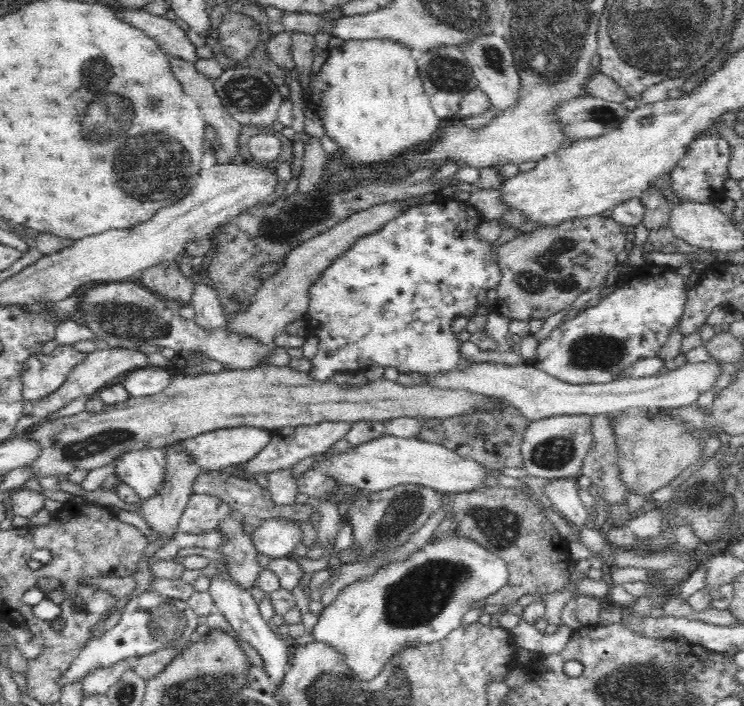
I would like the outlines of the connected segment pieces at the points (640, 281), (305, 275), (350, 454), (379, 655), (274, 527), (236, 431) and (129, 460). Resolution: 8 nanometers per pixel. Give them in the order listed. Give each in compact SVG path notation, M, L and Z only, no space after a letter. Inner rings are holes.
M643 264L618 280L616 288L603 299L582 309L576 317L562 321L538 346L530 364L548 374L572 384L600 384L615 380L623 366L644 358L656 358L676 332L688 306L688 276L676 267Z
M422 196L418 198L402 198L402 200L386 200L380 204L374 204L370 208L362 209L352 213L346 220L340 221L328 232L323 232L298 248L294 248L288 258L284 260L281 267L272 273L258 294L250 300L250 312L236 316L228 320L225 326L238 329L242 334L261 338L265 344L273 344L276 335L285 330L285 326L298 319L306 319L310 300L312 300L312 288L322 280L322 276L334 266L334 262L342 260L358 240L378 234L384 230L392 220L400 218L402 214L410 211L413 207L422 203Z
M386 436L384 438L371 440L370 442L345 448L343 451L328 451L317 455L309 467L314 473L319 472L322 476L334 482L340 488L354 488L356 493L384 492L388 488L394 488L399 484L419 484L425 487L438 489L440 492L459 493L474 490L482 485L482 479L486 471L482 466L477 466L471 460L460 458L455 452L422 439L396 438Z
M452 530L442 536L432 536L422 548L412 552L406 560L378 568L372 576L358 578L346 584L335 596L336 599L320 613L314 624L315 640L336 645L346 651L348 663L361 680L370 680L380 672L388 657L398 649L412 643L429 643L448 636L464 626L464 616L479 603L484 603L500 593L511 580L511 569L507 560L491 552L471 536Z
M272 517L257 521L251 532L251 542L258 555L280 559L290 555L301 541L302 532L293 520Z
M240 425L230 428L219 428L201 435L188 437L184 443L198 457L198 463L204 470L217 471L230 465L237 465L254 458L263 448L272 442L273 430L256 427L256 425Z
M158 445L128 449L113 460L118 478L136 488L142 499L152 496L161 483L165 467L165 450Z

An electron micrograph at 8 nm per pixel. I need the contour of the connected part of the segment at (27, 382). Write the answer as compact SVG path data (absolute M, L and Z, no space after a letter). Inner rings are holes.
M57 346L56 349L50 354L36 354L33 358L30 358L26 364L26 372L24 372L24 398L26 400L36 400L38 397L45 394L54 392L57 388L60 388L61 384L64 384L67 374L78 364L84 362L87 357L86 353L81 353L72 346Z

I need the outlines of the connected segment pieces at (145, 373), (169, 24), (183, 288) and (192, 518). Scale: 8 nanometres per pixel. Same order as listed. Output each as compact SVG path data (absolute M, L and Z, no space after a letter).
M146 366L130 371L123 376L123 383L134 397L154 396L164 392L171 382L171 376L162 367Z
M126 9L126 14L117 16L156 39L163 52L170 51L171 56L194 63L203 60L198 54L198 47L192 44L186 33L185 25L177 26L174 21L160 15L151 15L142 9Z
M165 261L140 274L143 286L163 301L178 302L181 307L193 306L195 283L184 276L176 262Z
M192 495L183 512L177 532L201 536L217 528L222 517L232 510L222 499L210 495Z

